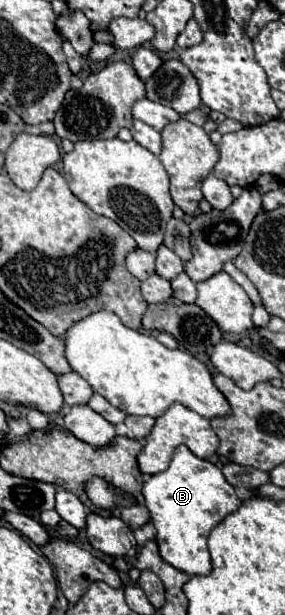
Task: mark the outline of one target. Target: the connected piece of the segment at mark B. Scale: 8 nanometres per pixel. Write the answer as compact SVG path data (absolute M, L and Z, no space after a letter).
M178 446L168 470L150 476L142 494L156 528L160 558L190 576L210 574L212 560L208 552L208 534L226 518L226 514L234 512L242 504L220 468L194 456L186 446Z

